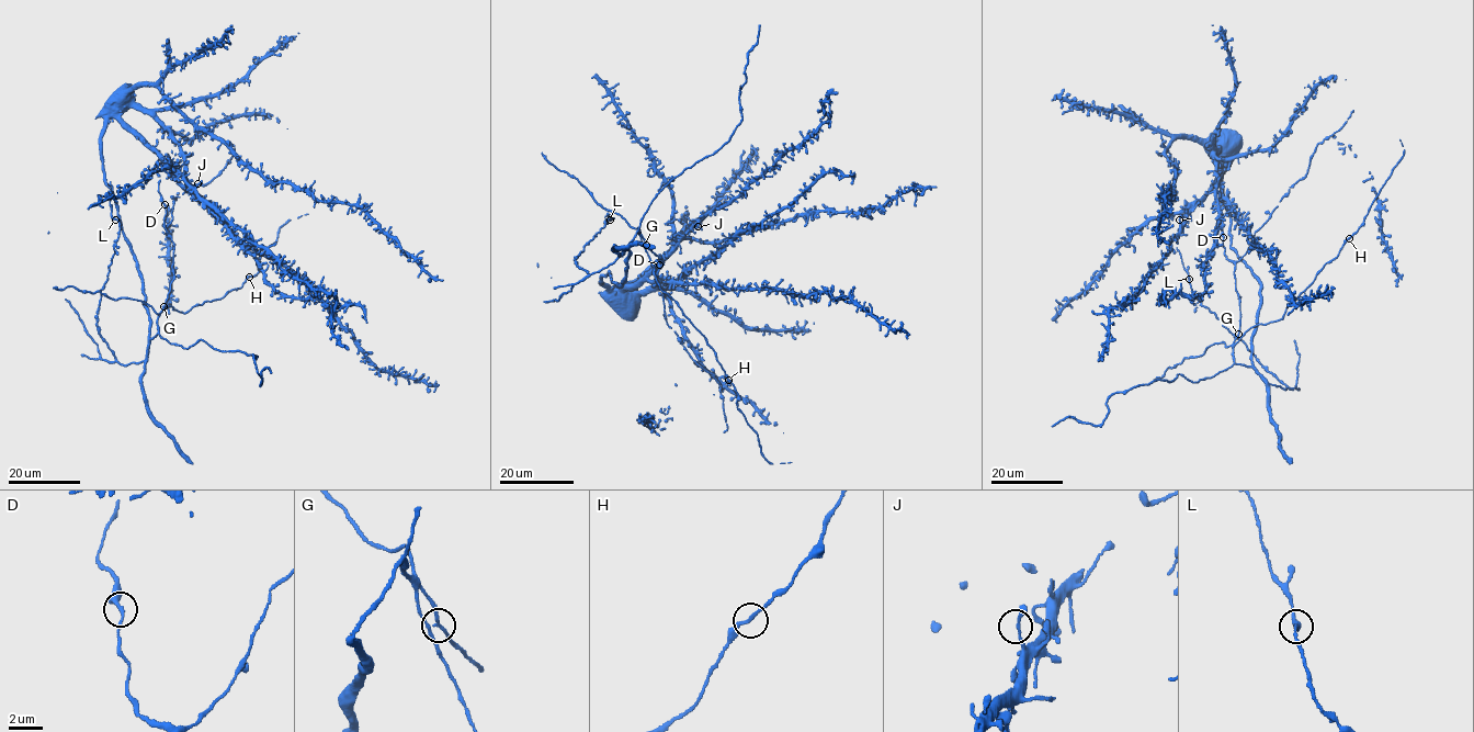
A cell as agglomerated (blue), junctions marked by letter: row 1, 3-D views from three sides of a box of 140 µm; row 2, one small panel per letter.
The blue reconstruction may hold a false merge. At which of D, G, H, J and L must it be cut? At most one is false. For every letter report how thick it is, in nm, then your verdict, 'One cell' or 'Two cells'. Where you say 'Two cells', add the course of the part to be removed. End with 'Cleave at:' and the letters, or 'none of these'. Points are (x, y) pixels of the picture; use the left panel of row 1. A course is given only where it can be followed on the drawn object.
D: Thickness 190 nm. One cell
G: Thickness 170 nm. One cell
H: Thickness 220 nm. One cell
J: Thickness 170 nm. One cell
L: Thickness 220 nm. One cell
Cleave at: none of these

